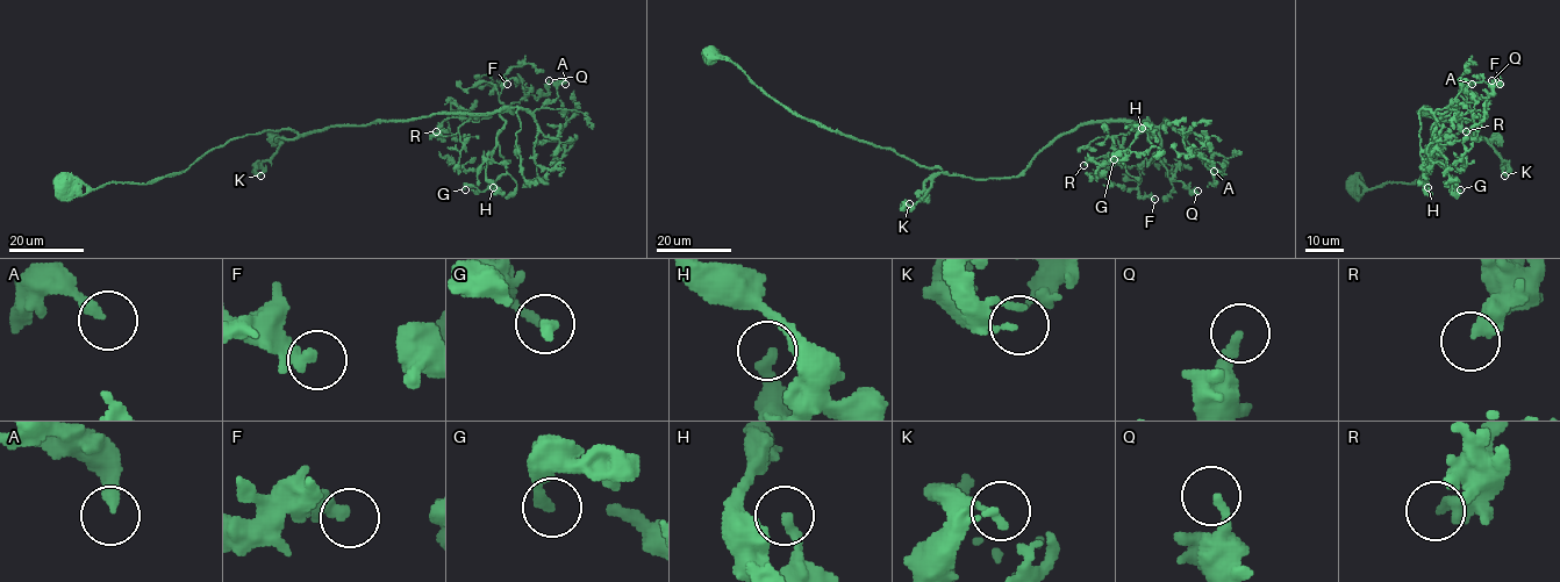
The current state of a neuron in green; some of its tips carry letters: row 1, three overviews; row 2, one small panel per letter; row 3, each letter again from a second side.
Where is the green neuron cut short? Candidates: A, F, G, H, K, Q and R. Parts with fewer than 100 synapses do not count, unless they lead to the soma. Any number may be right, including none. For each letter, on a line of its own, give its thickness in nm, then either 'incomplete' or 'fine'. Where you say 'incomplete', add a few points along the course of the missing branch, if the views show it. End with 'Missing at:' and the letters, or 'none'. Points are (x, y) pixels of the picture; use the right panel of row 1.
A: calibre 280 nm; fine
F: calibre 400 nm; fine
G: calibre 240 nm; fine
H: calibre 260 nm; fine
K: calibre 160 nm; fine
Q: calibre 220 nm; fine
R: calibre 360 nm; fine
Missing at: none

